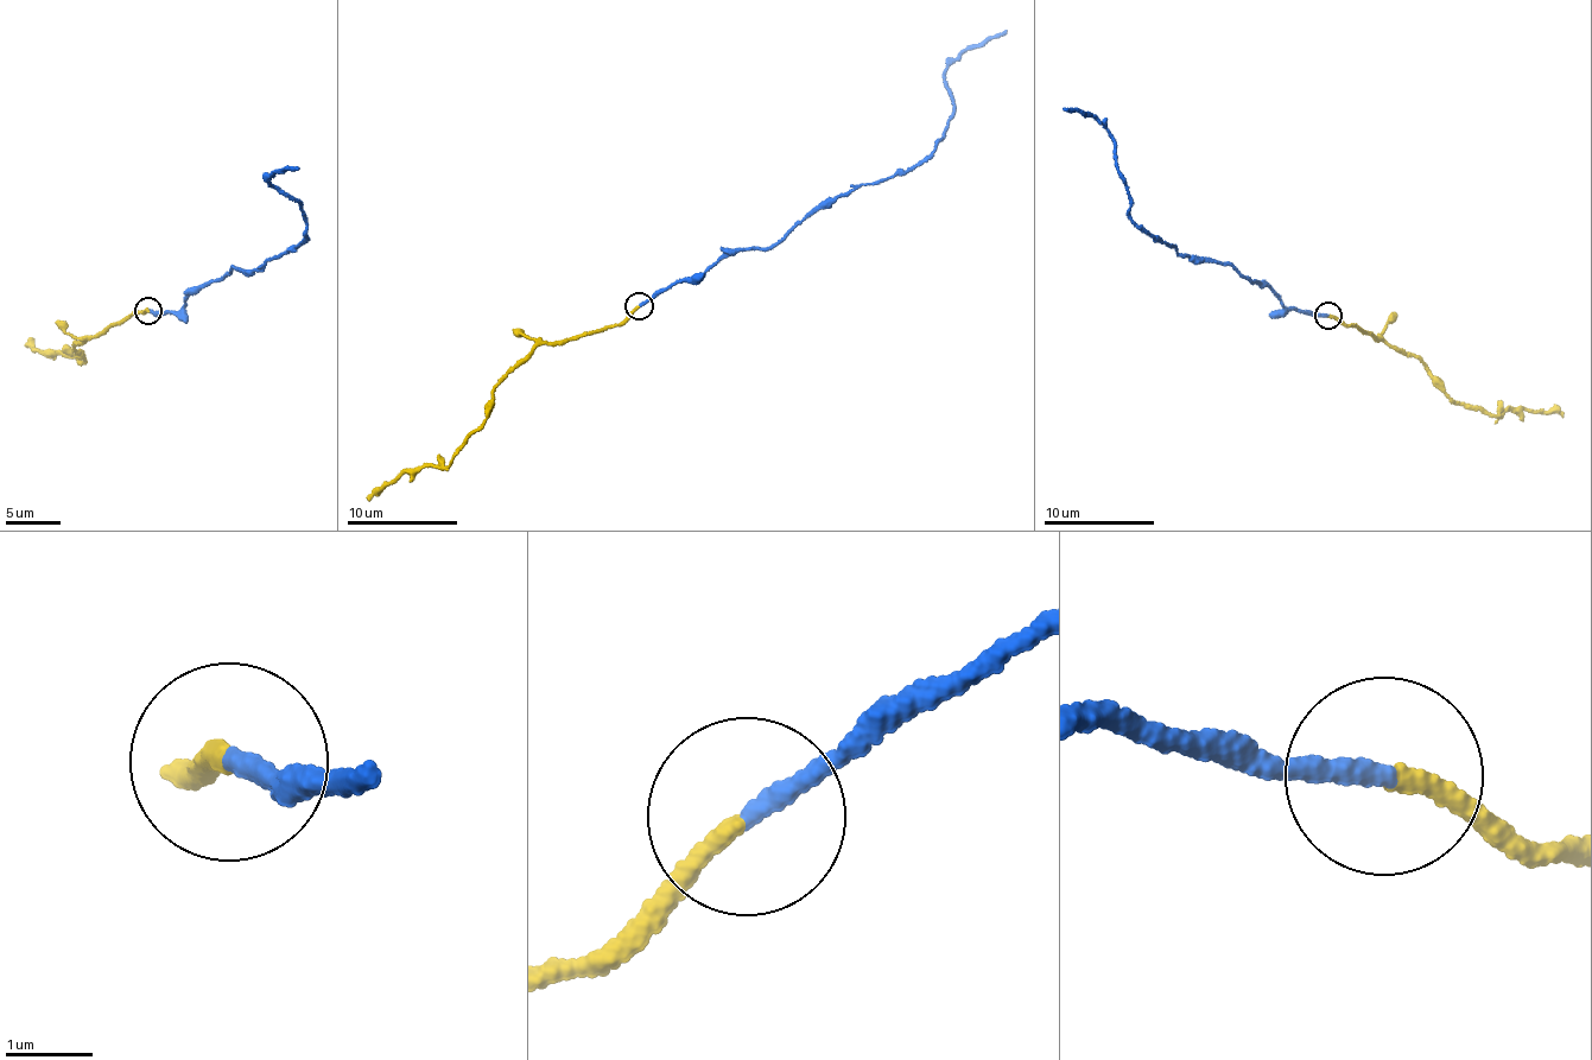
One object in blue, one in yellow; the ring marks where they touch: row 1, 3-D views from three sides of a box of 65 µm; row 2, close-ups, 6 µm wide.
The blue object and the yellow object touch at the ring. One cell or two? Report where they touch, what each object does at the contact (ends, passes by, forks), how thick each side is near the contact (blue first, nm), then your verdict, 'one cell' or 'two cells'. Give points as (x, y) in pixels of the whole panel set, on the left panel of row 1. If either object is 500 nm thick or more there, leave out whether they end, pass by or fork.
place (148, 310); blue ends; yellow ends; calibres 220 and 200 nm; two cells

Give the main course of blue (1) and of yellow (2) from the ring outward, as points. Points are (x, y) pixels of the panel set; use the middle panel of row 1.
1: (640, 306), (712, 262), (778, 243), (839, 197), (923, 160), (952, 115), (946, 69), (1006, 30)
2: (639, 308), (617, 324), (536, 348), (502, 375), (483, 424), (454, 459), (446, 465), (404, 469), (366, 496)

